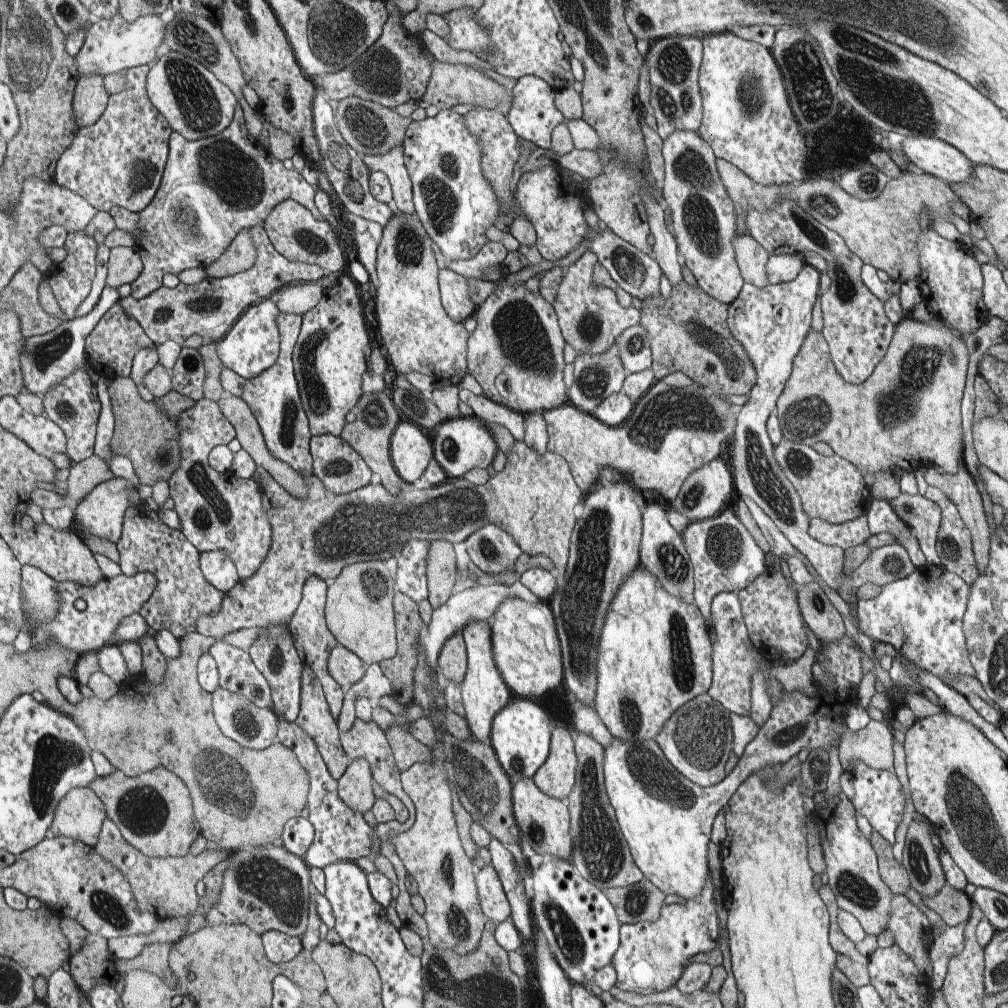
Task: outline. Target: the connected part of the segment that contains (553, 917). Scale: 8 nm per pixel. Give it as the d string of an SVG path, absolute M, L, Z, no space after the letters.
M546 857L540 868L533 870L534 896L531 899L531 913L537 928L544 934L558 965L573 985L586 985L606 966L613 963L618 948L618 928L620 918L617 916L616 906L604 896L604 891L593 885L588 878L584 878L570 861L555 857Z

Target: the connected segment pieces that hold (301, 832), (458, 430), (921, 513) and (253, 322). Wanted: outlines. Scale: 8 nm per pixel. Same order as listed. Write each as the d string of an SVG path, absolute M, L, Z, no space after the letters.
M296 817L286 824L280 844L296 857L304 858L314 838L315 830L310 820Z
M474 415L446 420L440 430L434 430L434 436L435 457L449 480L463 479L464 474L474 469L487 469L499 450L493 432Z
M905 493L889 501L889 505L918 538L920 549L926 556L926 563L941 567L935 548L942 521L940 506L920 494L910 496Z
M270 298L258 301L233 325L225 339L216 342L217 354L226 369L234 370L246 380L254 379L271 368L279 356L280 336L277 326L281 311Z

